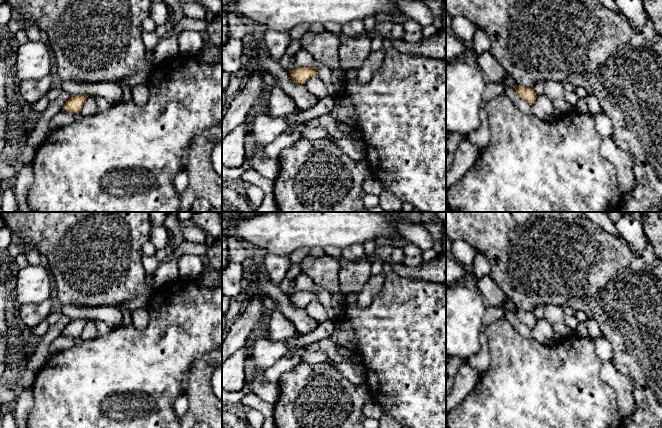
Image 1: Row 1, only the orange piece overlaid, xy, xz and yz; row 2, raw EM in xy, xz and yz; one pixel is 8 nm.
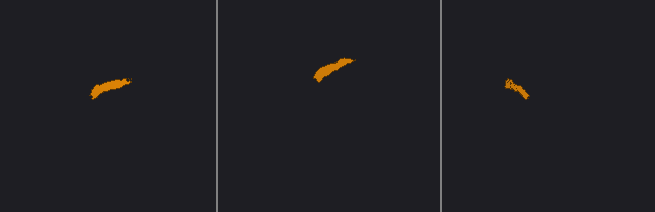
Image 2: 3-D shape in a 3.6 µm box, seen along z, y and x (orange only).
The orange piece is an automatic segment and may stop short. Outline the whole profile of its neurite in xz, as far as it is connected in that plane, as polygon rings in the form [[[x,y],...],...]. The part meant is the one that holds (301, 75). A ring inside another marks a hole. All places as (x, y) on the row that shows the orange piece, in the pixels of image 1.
[[[300,67],[289,70],[290,77],[296,84],[306,84],[313,76],[317,75],[315,67]]]

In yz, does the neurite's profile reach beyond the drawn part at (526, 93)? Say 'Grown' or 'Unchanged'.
Unchanged

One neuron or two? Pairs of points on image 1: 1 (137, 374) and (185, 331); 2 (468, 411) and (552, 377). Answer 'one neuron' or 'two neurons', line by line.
1: one neuron
2: one neuron

